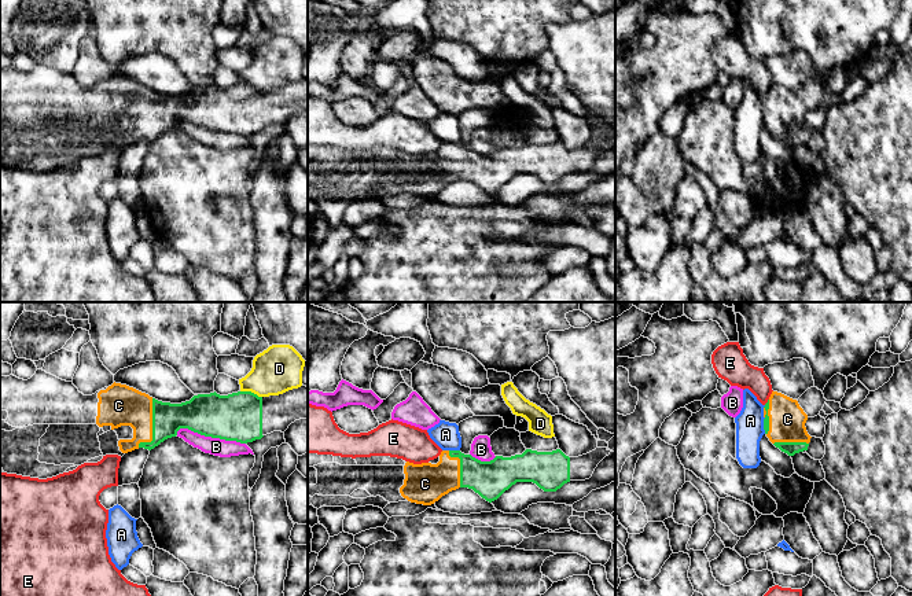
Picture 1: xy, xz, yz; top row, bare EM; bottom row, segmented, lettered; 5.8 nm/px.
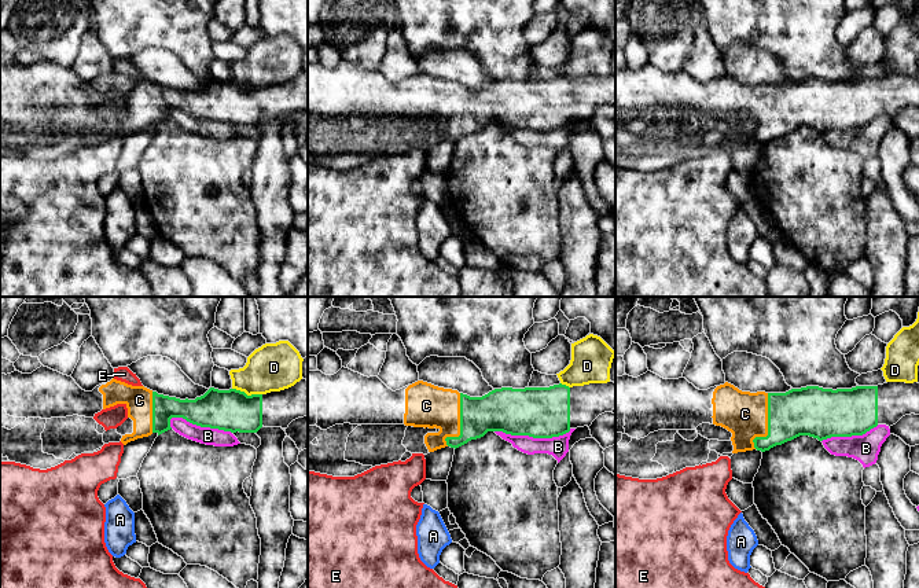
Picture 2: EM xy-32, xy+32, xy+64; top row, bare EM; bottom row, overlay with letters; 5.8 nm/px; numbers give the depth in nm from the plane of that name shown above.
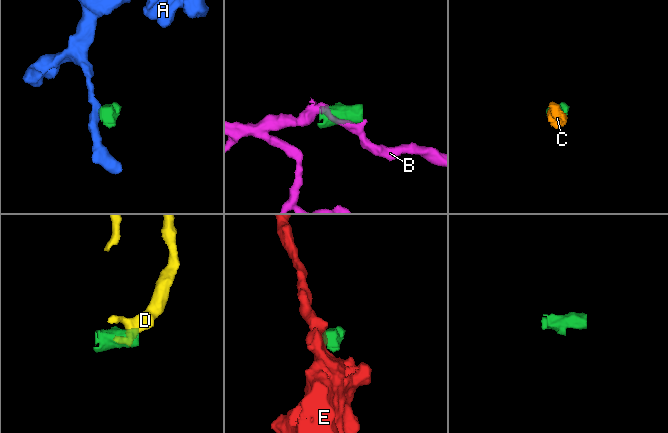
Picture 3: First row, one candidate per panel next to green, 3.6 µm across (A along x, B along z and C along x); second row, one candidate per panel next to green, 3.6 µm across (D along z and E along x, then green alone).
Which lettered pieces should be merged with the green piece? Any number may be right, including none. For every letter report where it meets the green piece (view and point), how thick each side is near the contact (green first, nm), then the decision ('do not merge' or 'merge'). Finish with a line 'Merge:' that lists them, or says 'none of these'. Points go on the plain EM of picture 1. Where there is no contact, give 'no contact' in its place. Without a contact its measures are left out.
A: yz (764, 118) | 30/160 nm | do not merge
B: xy (210, 128) | 280/100 nm | do not merge
C: xy (153, 120) | 180/240 nm | merge
D: xy (252, 85) | 280/280 nm | do not merge
E: yz (768, 94) | 30/170 nm | do not merge
Merge: C

